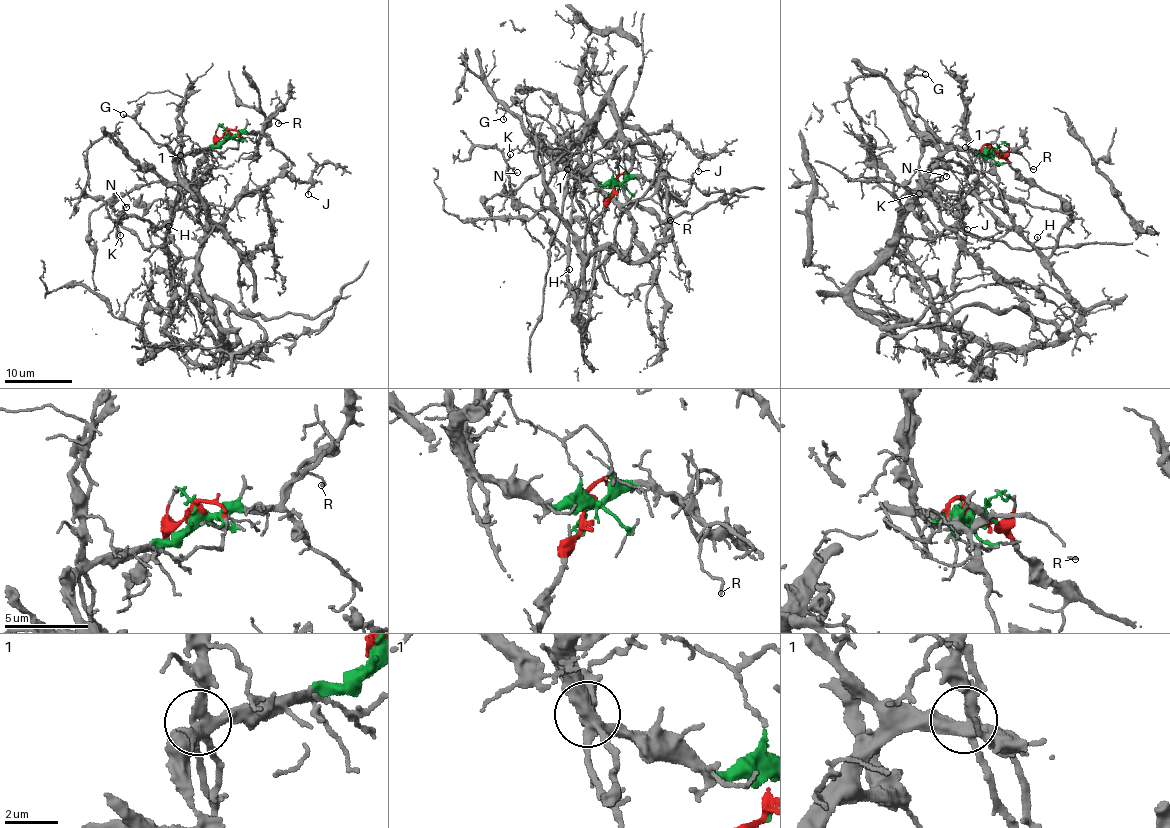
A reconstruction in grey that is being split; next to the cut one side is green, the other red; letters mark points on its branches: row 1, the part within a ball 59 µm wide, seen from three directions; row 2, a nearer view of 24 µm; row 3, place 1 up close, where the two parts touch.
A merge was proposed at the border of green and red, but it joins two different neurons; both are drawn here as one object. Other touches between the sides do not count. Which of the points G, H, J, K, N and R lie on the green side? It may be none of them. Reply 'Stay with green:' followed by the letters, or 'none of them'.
Stay with green: G, J, R

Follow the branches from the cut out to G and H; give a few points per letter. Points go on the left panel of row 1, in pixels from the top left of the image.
G: (226, 133), (222, 142), (177, 156), (177, 160), (175, 152), (157, 143), (134, 118), (122, 113)
H: (226, 133), (195, 169), (193, 182), (175, 207), (165, 242), (168, 225)

